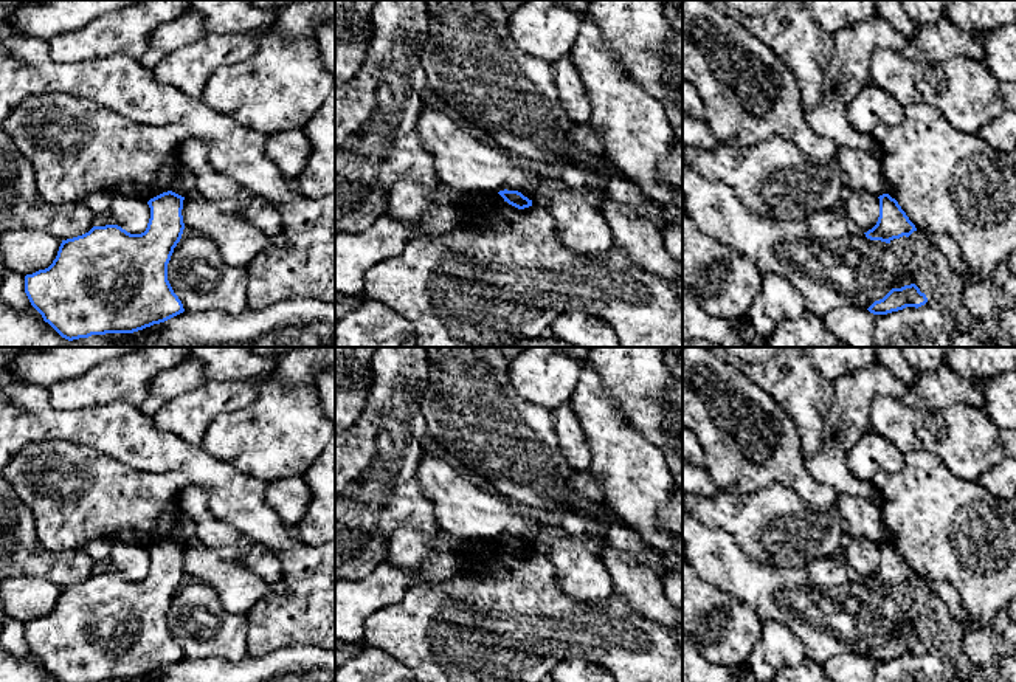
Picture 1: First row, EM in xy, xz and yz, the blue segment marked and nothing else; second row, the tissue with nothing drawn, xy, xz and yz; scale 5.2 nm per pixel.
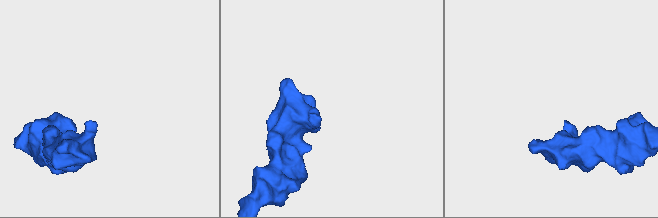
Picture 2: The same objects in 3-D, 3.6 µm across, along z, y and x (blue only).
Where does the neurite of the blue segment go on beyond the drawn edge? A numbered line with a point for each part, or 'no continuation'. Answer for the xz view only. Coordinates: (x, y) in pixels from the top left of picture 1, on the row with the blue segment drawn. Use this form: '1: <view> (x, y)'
no continuation

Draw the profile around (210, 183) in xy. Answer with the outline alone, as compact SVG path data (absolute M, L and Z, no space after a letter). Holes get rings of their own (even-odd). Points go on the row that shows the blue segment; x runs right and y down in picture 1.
M188 138L180 146L178 157L195 178L195 192L209 202L222 202L237 198L242 186L233 178L220 174L209 163L206 146L195 138Z

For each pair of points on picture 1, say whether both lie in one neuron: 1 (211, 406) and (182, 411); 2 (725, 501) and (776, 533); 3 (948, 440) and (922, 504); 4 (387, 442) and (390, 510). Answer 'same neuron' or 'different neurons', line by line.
1: same neuron
2: same neuron
3: different neurons
4: same neuron

